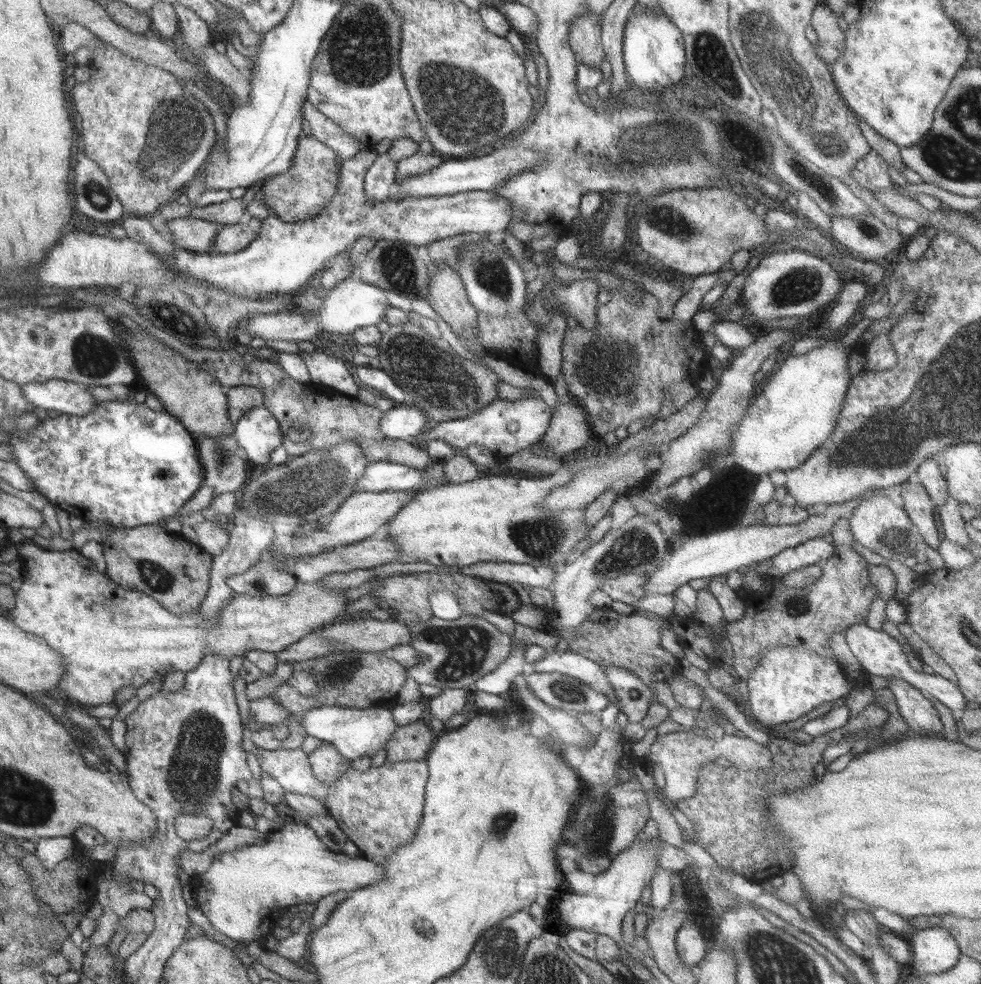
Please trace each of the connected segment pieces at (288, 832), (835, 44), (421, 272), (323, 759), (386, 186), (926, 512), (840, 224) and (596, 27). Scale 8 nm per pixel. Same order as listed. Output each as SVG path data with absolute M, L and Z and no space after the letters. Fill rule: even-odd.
M285 823L278 832L272 832L264 843L246 845L234 851L226 851L213 858L209 869L201 876L199 882L204 886L204 892L198 897L197 907L210 923L237 942L254 942L267 935L277 926L280 918L278 912L282 908L294 905L318 903L322 898L338 891L354 891L366 886L372 886L387 877L385 868L377 861L358 856L348 858L343 854L334 854L326 850L317 833L310 825L301 823Z
M816 4L813 7L811 25L818 35L818 43L814 45L816 54L829 64L838 60L845 51L846 37L838 25L834 11L827 4Z
M392 239L379 240L360 258L355 269L356 278L383 290L390 290L391 294L410 299L426 299L429 296L431 274L428 265L418 255L418 247L415 244Z
M324 741L314 752L307 755L314 777L324 785L336 783L353 766L352 760L346 760L334 745Z
M389 154L377 155L375 163L366 171L365 192L369 200L382 202L392 195L395 190L397 162Z
M906 481L901 486L901 496L904 501L903 509L915 524L925 544L937 549L941 543L940 534L936 527L936 520L934 520L933 502L928 496L927 490L922 483L912 484Z
M872 214L831 218L832 236L836 244L862 261L888 259L890 262L899 255L902 233L886 226Z
M587 13L573 20L569 29L569 46L573 50L580 65L595 66L599 68L605 59L603 42L601 41L601 26L597 23L596 13Z

